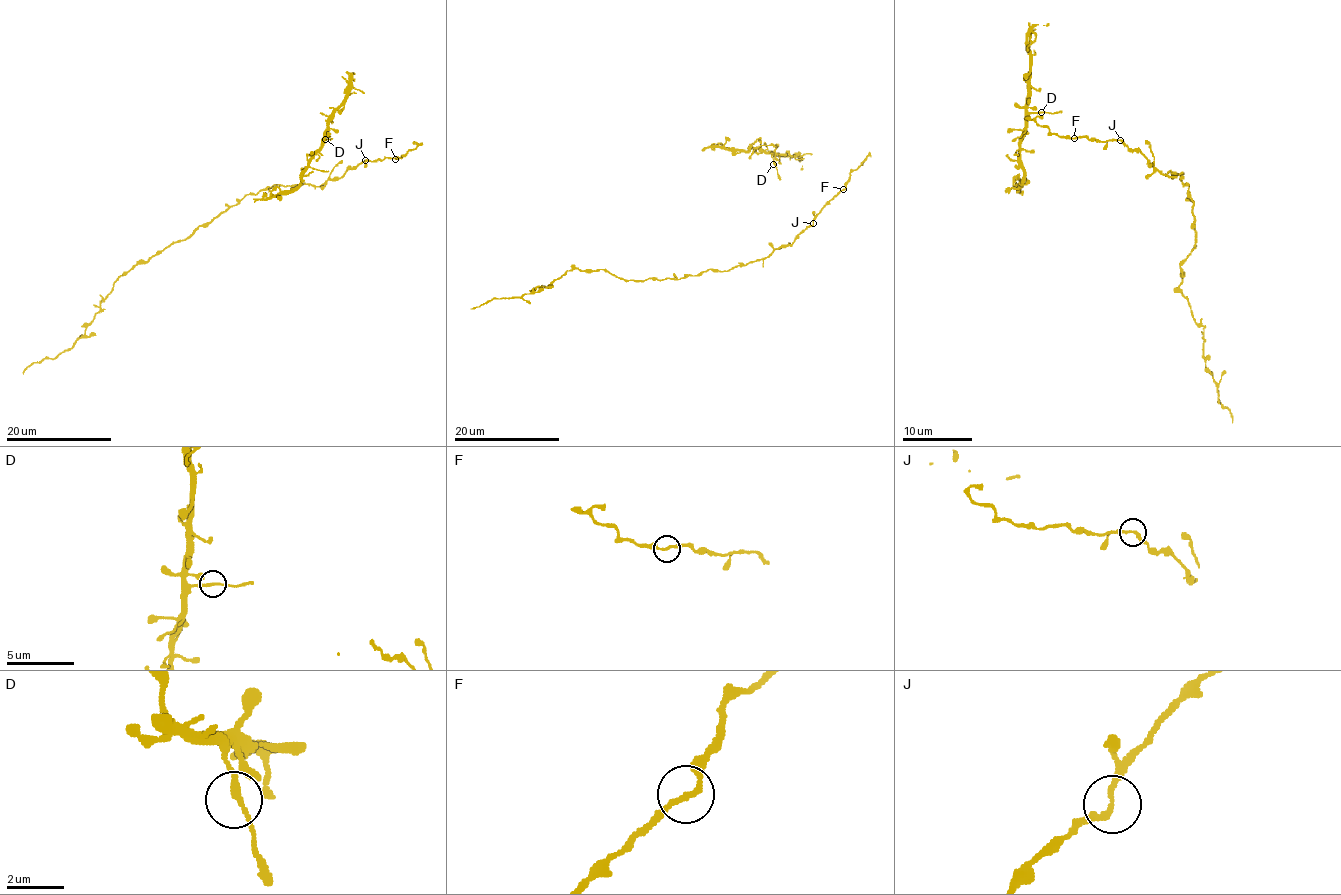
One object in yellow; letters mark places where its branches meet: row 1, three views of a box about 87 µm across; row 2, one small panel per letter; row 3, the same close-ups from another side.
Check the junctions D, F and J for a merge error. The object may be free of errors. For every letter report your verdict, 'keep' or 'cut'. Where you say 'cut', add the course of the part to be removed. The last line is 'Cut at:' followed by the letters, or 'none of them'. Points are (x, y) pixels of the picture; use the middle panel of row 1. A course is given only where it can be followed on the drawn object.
D: keep
F: keep
J: keep
Cut at: none of them

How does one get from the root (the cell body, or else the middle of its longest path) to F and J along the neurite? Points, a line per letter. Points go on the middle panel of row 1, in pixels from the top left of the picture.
F: (705, 272), (730, 271), (738, 265), (765, 259), (775, 250), (789, 246), (843, 189)
J: (705, 272), (730, 271), (738, 265), (765, 259), (775, 250), (789, 246), (813, 223)

